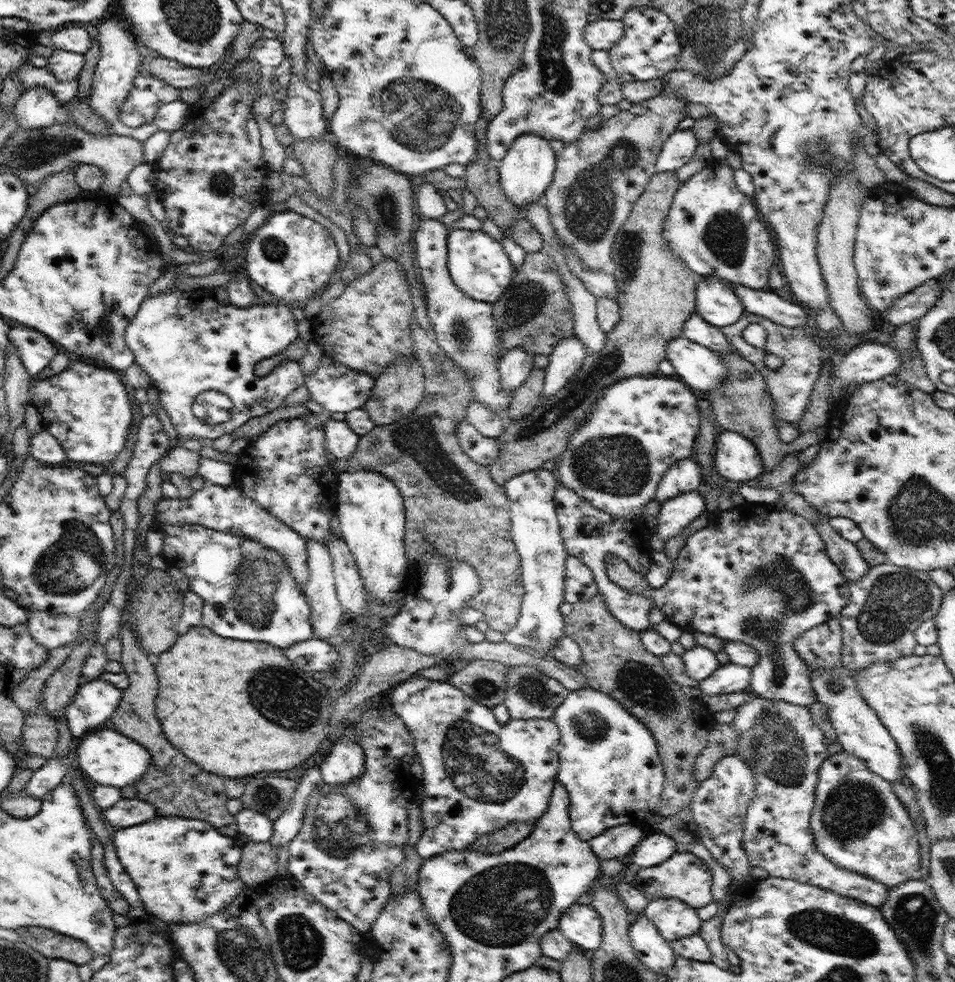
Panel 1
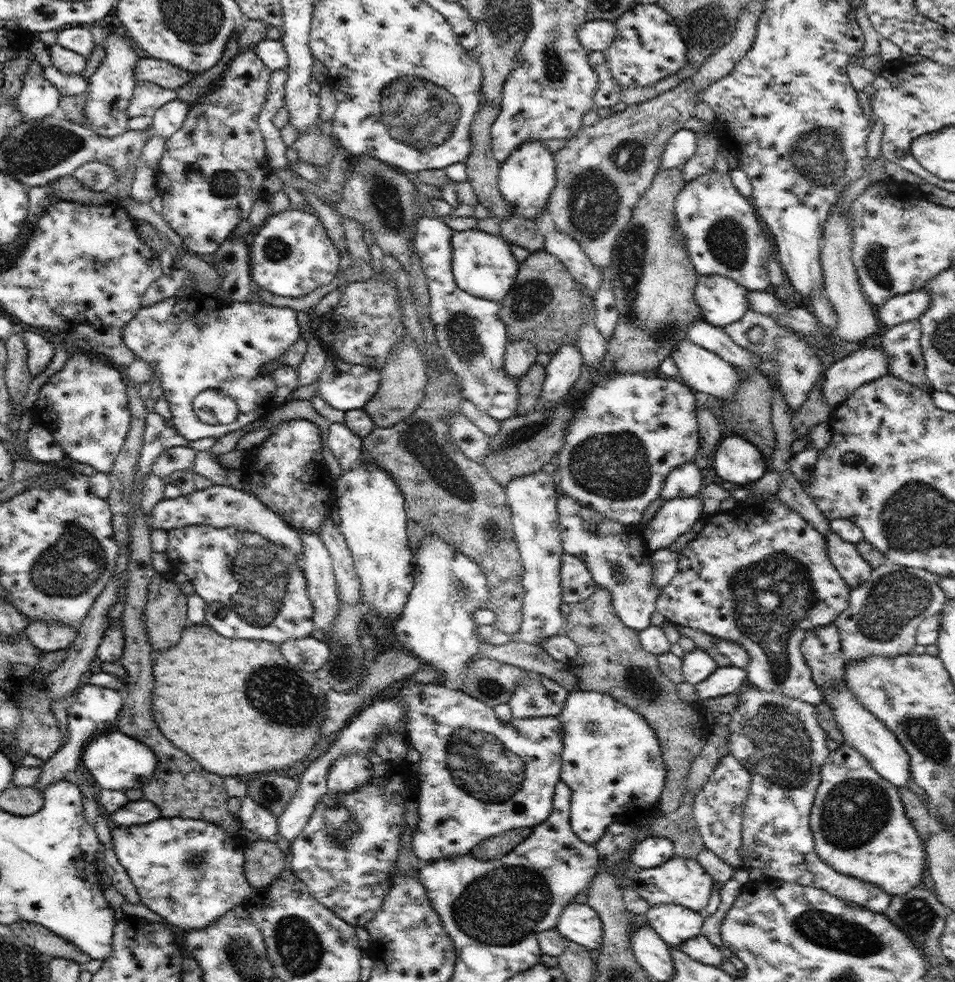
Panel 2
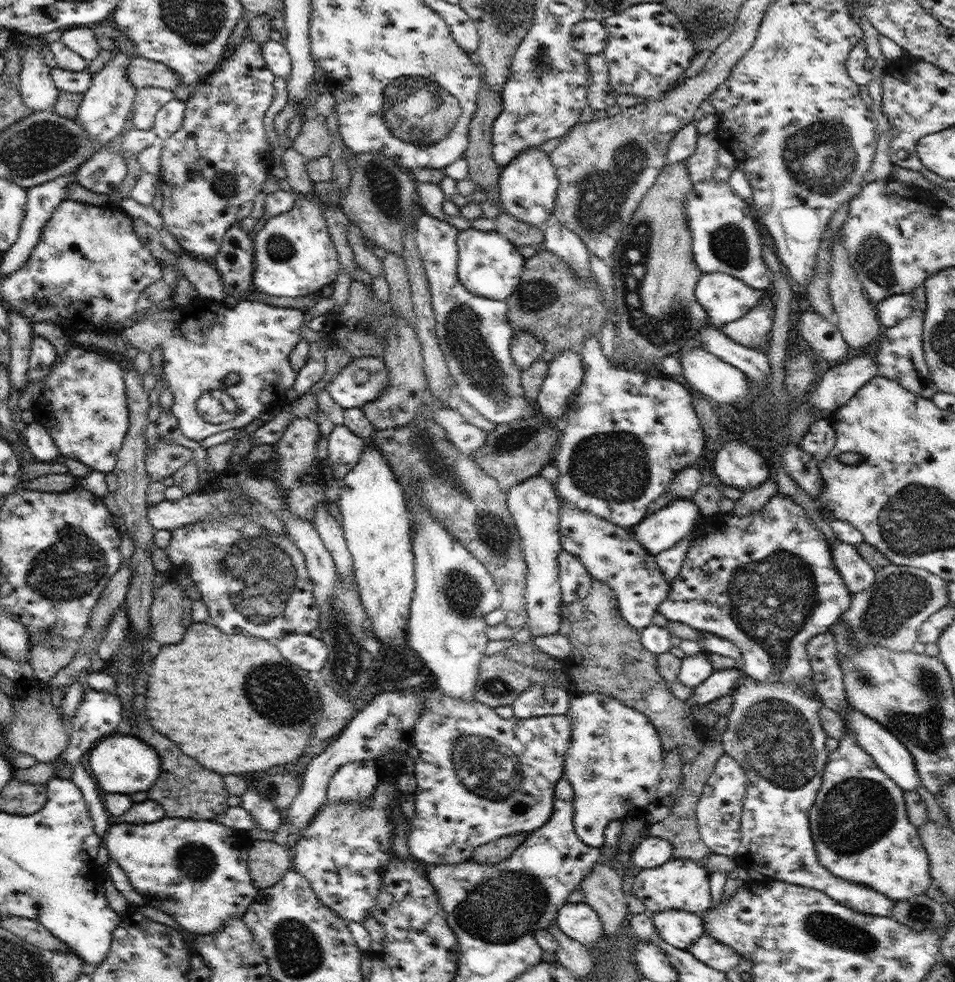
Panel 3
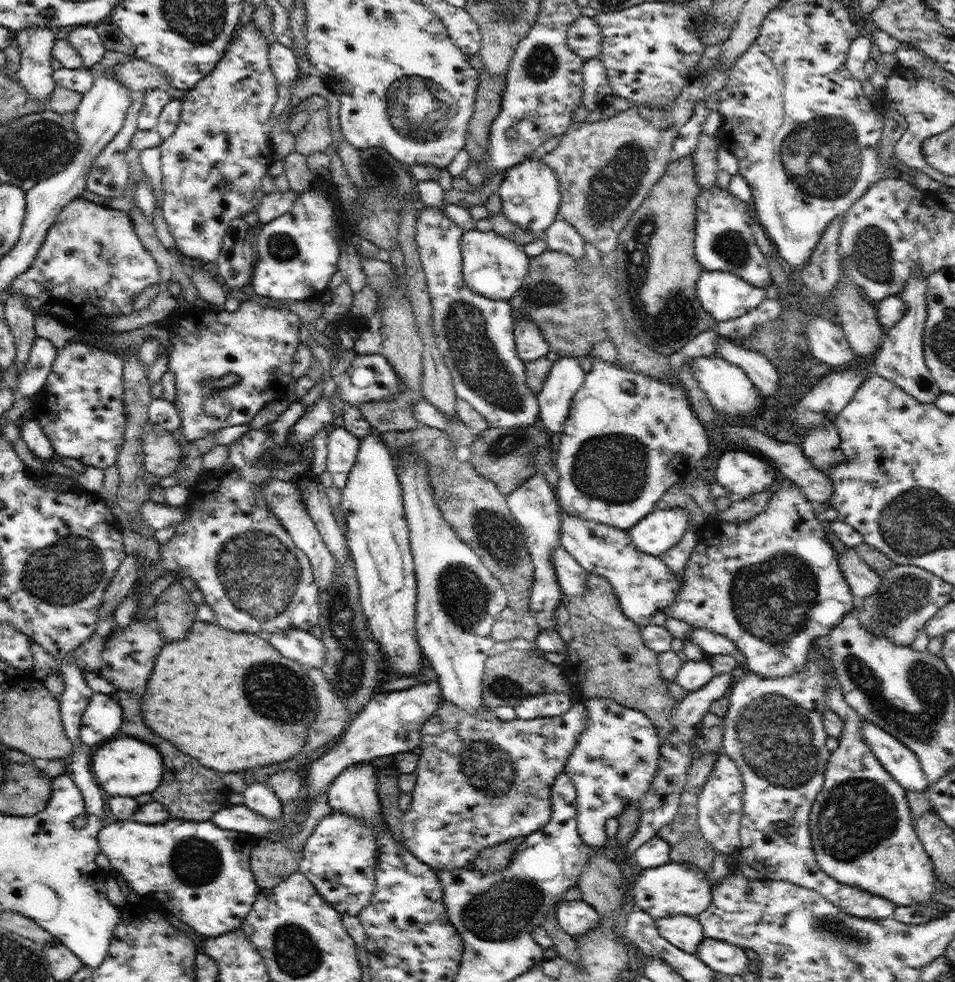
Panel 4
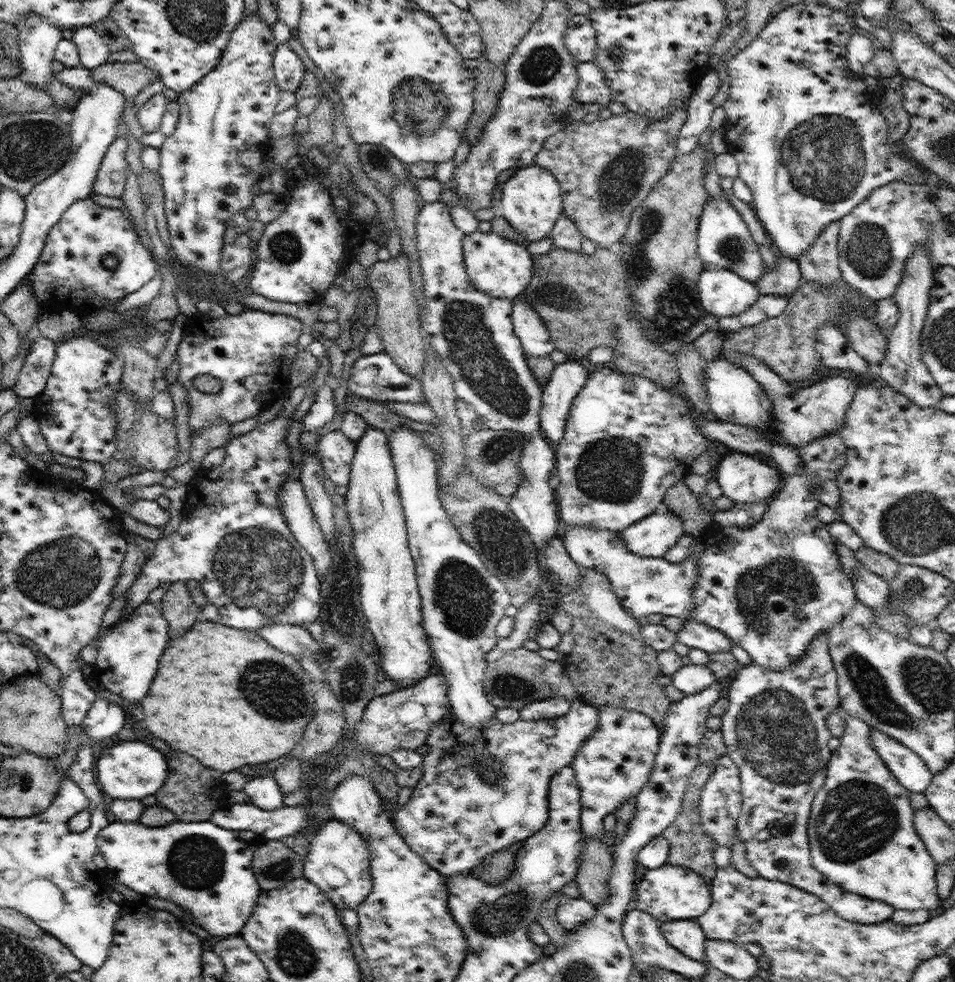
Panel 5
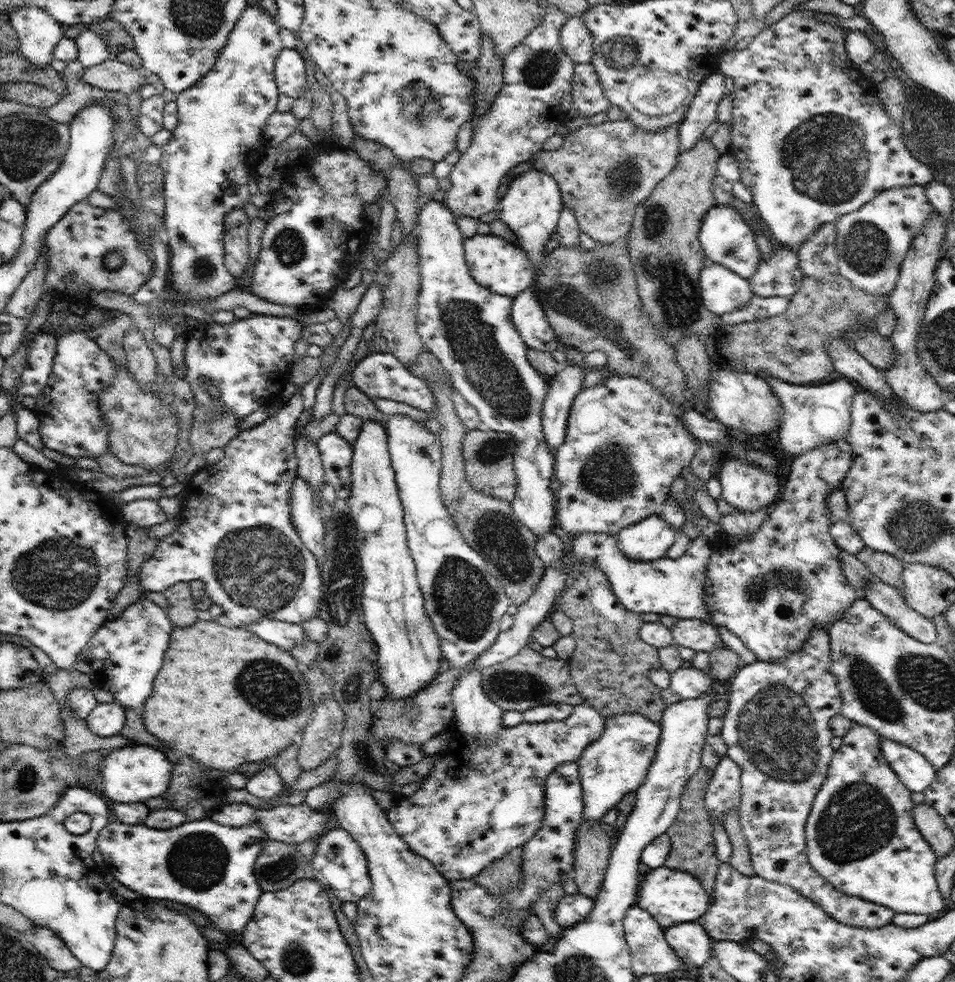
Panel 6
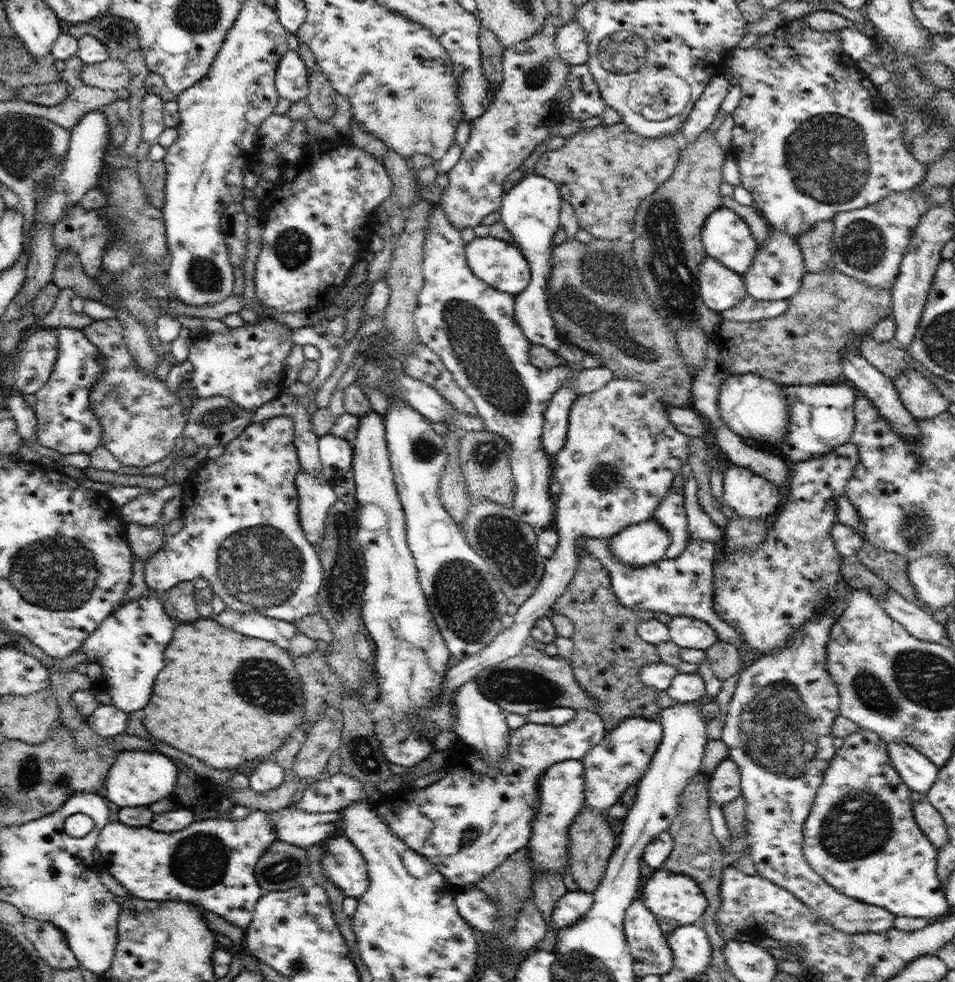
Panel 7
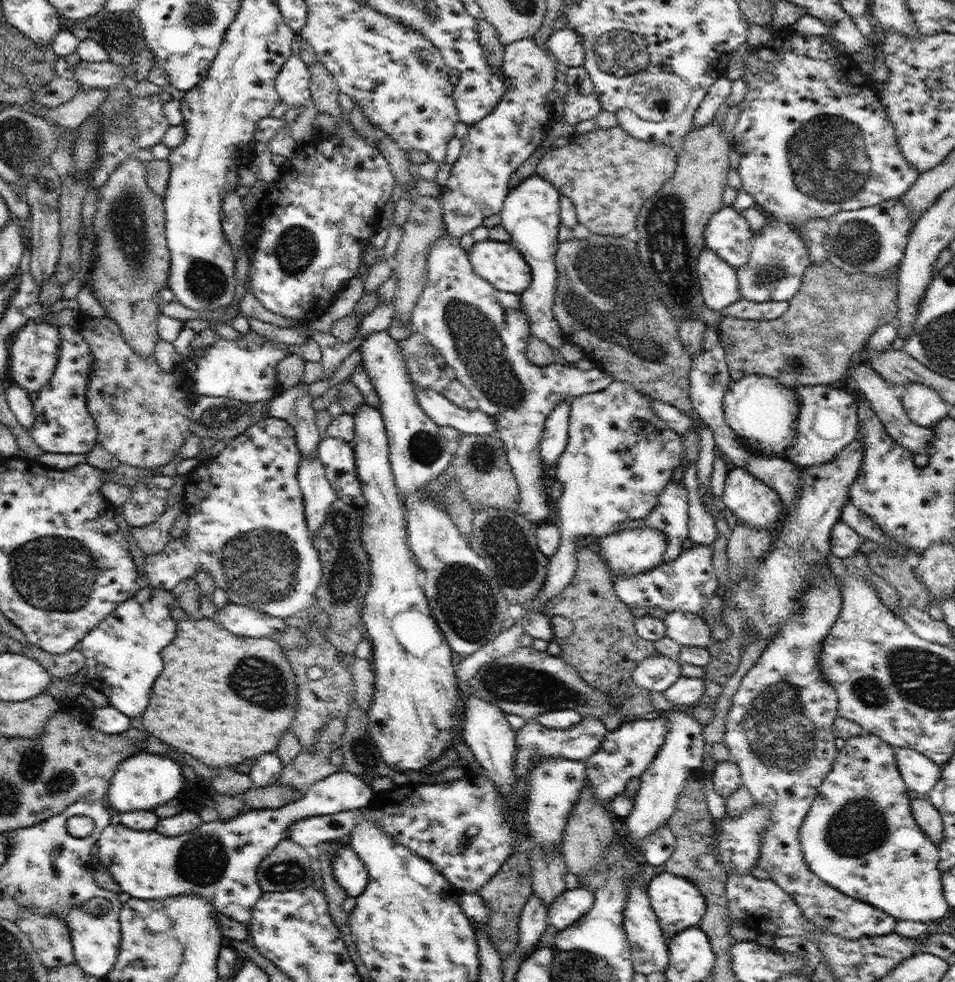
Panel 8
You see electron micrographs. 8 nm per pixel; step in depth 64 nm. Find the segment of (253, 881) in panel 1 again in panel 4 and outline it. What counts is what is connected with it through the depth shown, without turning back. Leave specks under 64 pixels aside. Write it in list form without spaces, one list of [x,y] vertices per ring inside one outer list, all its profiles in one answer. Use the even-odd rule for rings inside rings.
[[[261,838],[250,852],[250,864],[258,886],[274,888],[291,874],[299,872],[298,853],[275,838]]]

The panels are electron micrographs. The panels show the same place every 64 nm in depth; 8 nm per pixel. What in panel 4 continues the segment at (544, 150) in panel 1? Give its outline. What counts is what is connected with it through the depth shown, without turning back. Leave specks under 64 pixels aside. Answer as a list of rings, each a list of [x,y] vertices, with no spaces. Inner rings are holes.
[[[535,153],[506,172],[497,192],[502,204],[500,212],[536,238],[544,238],[545,230],[557,218],[561,201],[560,183],[554,171],[541,159],[539,153]]]

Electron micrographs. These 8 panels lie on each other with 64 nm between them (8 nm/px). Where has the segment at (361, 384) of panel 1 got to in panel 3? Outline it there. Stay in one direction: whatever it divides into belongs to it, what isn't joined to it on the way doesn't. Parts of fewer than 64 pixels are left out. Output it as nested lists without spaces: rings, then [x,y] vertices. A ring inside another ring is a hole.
[[[362,358],[362,370],[370,372],[370,380],[362,384],[362,388],[356,384],[356,372],[360,370],[360,360],[350,362],[341,372],[326,384],[325,388],[334,402],[341,408],[362,408],[367,402],[380,396],[389,385],[388,370],[383,358]]]

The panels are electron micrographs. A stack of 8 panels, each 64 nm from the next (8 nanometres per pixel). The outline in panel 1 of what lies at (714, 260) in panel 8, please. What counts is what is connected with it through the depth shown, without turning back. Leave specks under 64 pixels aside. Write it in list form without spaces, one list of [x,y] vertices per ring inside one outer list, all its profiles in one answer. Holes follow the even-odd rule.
[[[703,275],[697,281],[696,310],[705,322],[720,329],[738,322],[742,317],[742,313],[745,312],[740,298],[736,298],[736,292],[732,290],[732,287],[723,279],[713,275]]]

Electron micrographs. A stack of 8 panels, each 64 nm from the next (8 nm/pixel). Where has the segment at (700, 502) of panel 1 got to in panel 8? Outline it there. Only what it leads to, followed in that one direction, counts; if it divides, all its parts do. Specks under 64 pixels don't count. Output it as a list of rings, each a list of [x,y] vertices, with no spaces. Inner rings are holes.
[[[649,526],[618,530],[599,537],[599,554],[615,577],[646,572],[664,561],[667,538]]]

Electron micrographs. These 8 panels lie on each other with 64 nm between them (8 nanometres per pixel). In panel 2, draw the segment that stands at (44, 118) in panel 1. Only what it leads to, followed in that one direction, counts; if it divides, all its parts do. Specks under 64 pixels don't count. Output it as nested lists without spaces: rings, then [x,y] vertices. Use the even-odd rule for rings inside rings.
[[[30,59],[23,76],[22,90],[16,100],[24,121],[41,121],[52,115],[59,106],[60,92],[47,80],[44,69],[37,61]]]

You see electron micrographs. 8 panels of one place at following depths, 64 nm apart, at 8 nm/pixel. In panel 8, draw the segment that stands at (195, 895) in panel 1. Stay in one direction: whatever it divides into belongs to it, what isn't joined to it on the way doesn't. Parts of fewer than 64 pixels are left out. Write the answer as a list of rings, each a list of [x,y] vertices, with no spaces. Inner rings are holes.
[[[347,771],[328,776],[305,789],[302,799],[293,801],[282,808],[250,809],[228,821],[204,823],[188,833],[168,837],[156,830],[132,830],[122,823],[110,823],[96,840],[99,863],[102,864],[119,884],[121,892],[142,900],[162,900],[182,895],[200,895],[210,899],[218,914],[230,916],[236,922],[249,925],[253,907],[262,896],[263,890],[257,879],[258,865],[276,849],[276,845],[286,840],[291,826],[302,819],[340,813],[346,810],[364,809],[377,795],[365,780]]]

